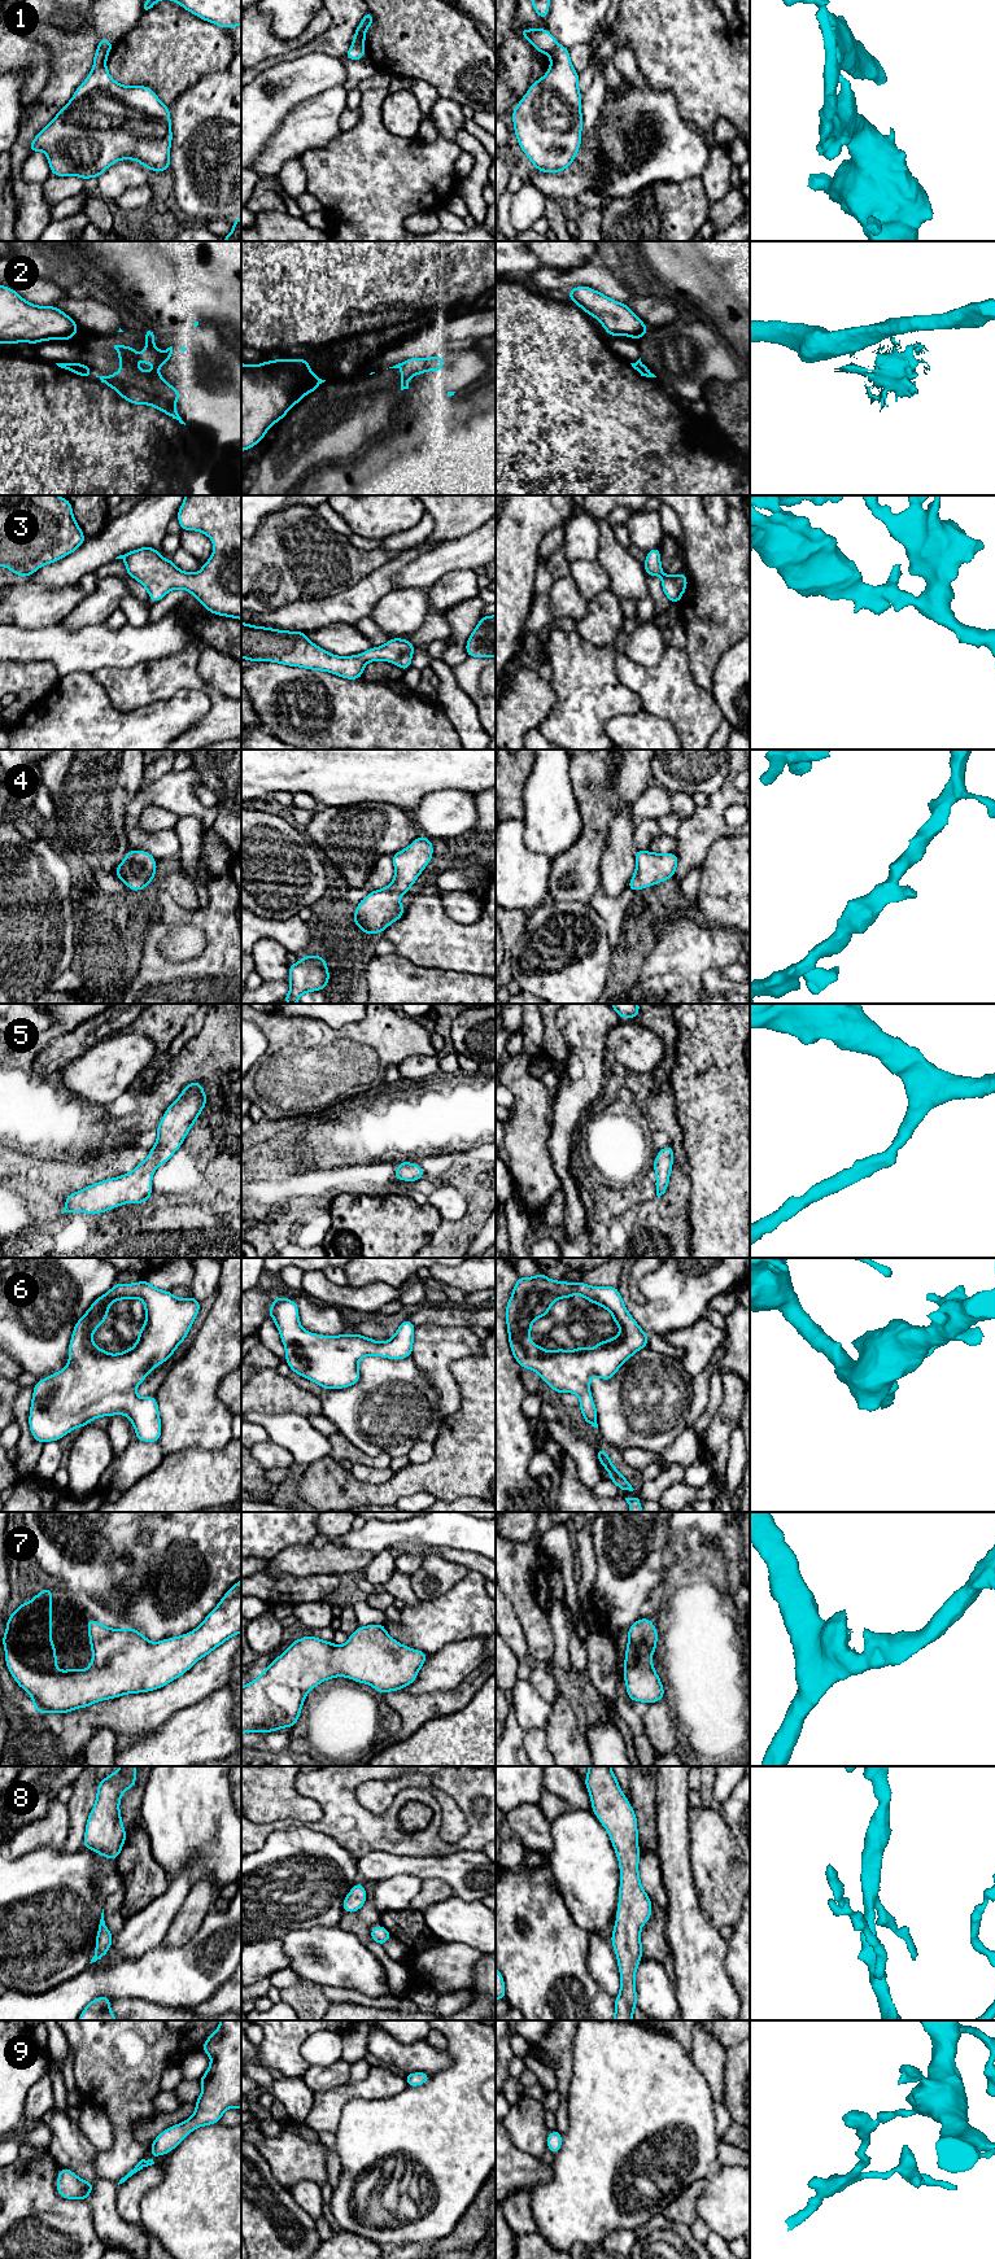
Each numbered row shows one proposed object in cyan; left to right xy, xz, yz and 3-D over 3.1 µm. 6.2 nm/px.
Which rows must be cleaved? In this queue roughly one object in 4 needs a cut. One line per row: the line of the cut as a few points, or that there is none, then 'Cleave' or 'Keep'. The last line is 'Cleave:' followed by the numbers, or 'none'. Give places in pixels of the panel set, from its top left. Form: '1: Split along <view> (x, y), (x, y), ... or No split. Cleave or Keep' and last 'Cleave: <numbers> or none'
1: Split along xy (99, 46), (109, 49). Cleave
2: Split along xy (70, 336), (61, 339). Cleave
3: No split. Keep
4: No split. Keep
5: No split. Keep
6: No split. Keep
7: No split. Keep
8: No split. Keep
9: No split. Keep
Cleave: 1, 2

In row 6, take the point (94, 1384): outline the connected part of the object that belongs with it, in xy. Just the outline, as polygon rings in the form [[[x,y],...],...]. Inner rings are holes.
[[[147,1280],[114,1284],[77,1321],[67,1366],[38,1380],[32,1389],[29,1425],[34,1439],[44,1445],[96,1417],[126,1415],[138,1441],[158,1442],[162,1428],[157,1399],[139,1398],[136,1388],[184,1341],[200,1305],[193,1295],[179,1299]],[[127,1298],[144,1302],[145,1323],[132,1349],[109,1354],[92,1342],[92,1334],[108,1320],[109,1306]]]

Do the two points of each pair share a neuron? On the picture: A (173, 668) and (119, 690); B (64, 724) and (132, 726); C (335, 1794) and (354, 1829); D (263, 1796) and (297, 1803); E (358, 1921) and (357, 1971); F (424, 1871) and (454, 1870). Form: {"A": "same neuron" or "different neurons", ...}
{"A": "same neuron", "B": "same neuron", "C": "same neuron", "D": "same neuron", "E": "different neurons", "F": "same neuron"}

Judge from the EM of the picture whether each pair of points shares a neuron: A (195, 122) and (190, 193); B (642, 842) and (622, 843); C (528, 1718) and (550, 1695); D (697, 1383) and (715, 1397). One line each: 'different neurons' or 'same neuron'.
A: same neuron
B: different neurons
C: different neurons
D: different neurons

